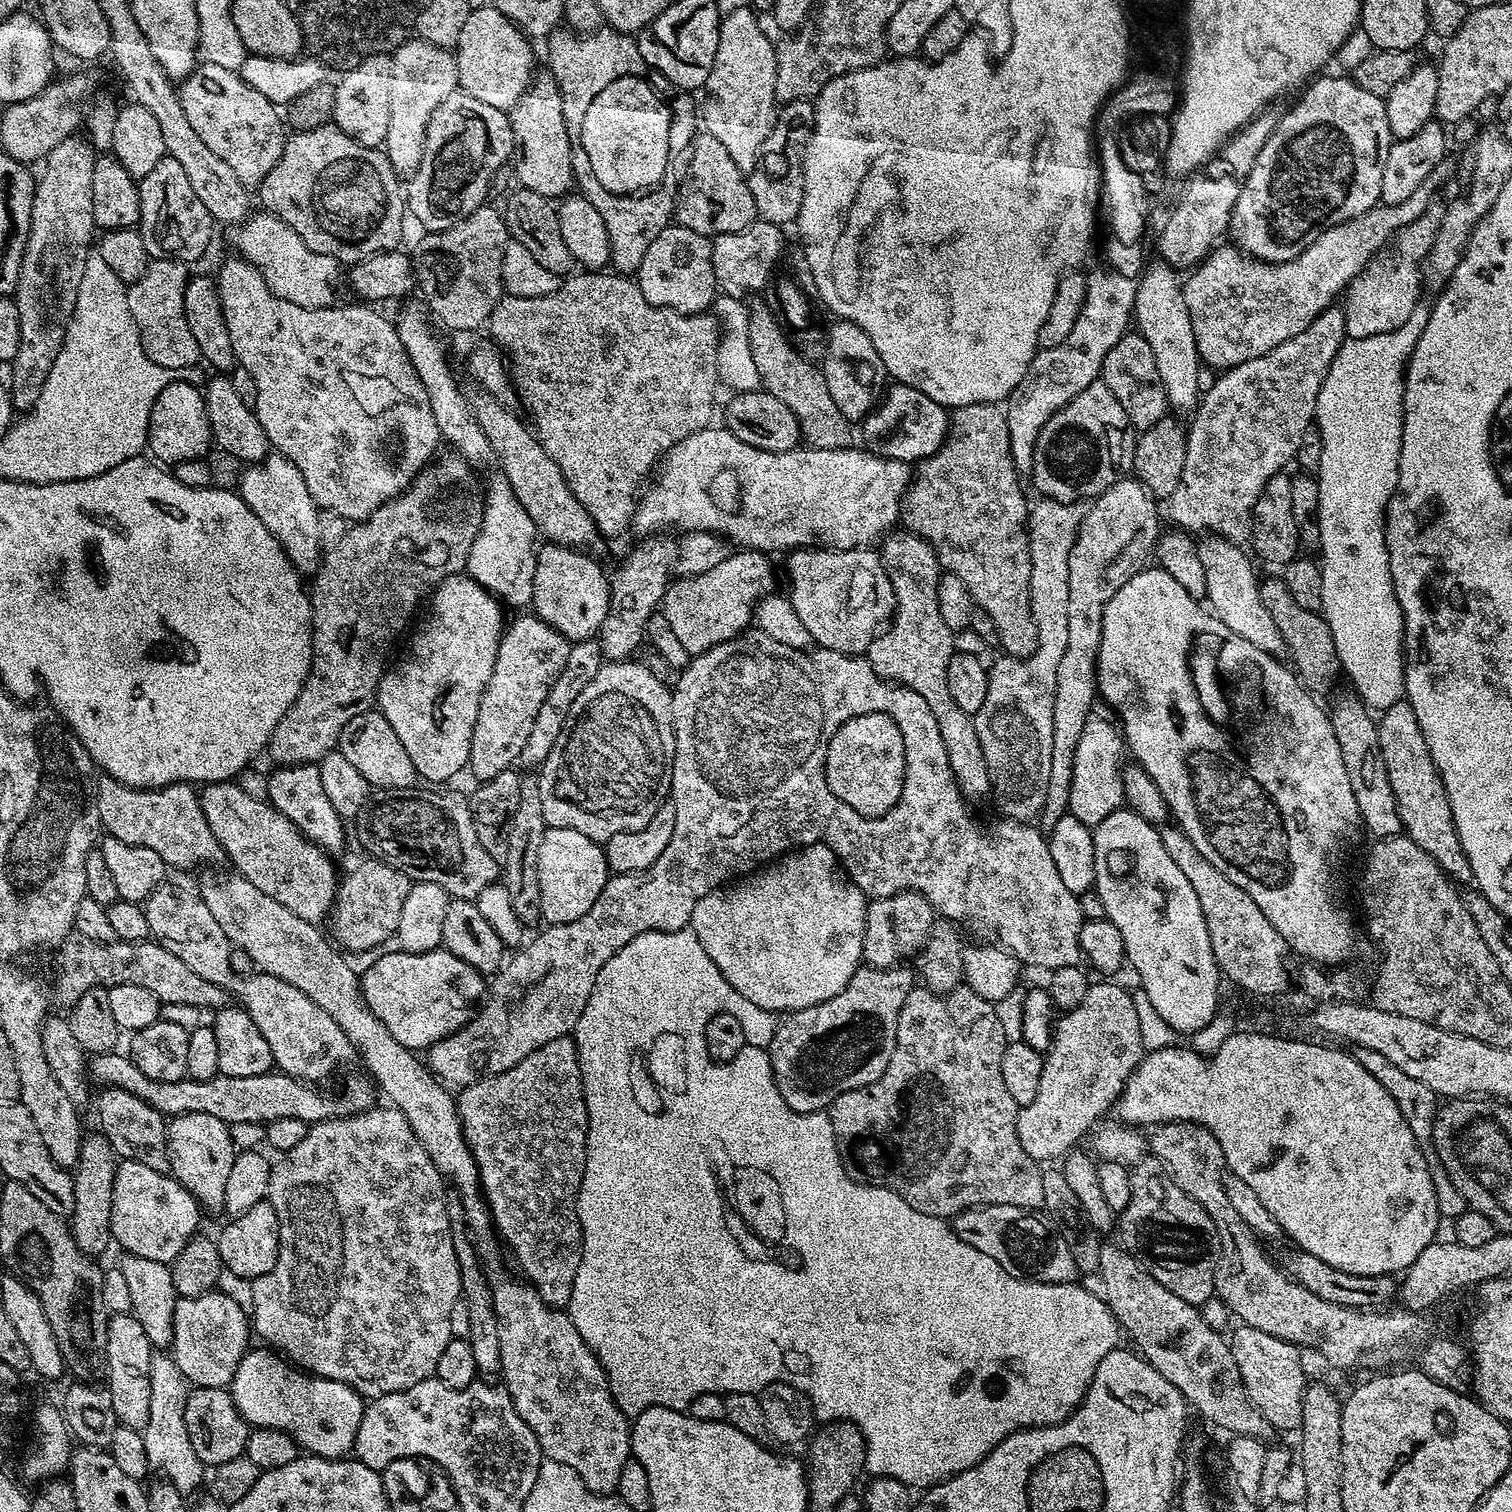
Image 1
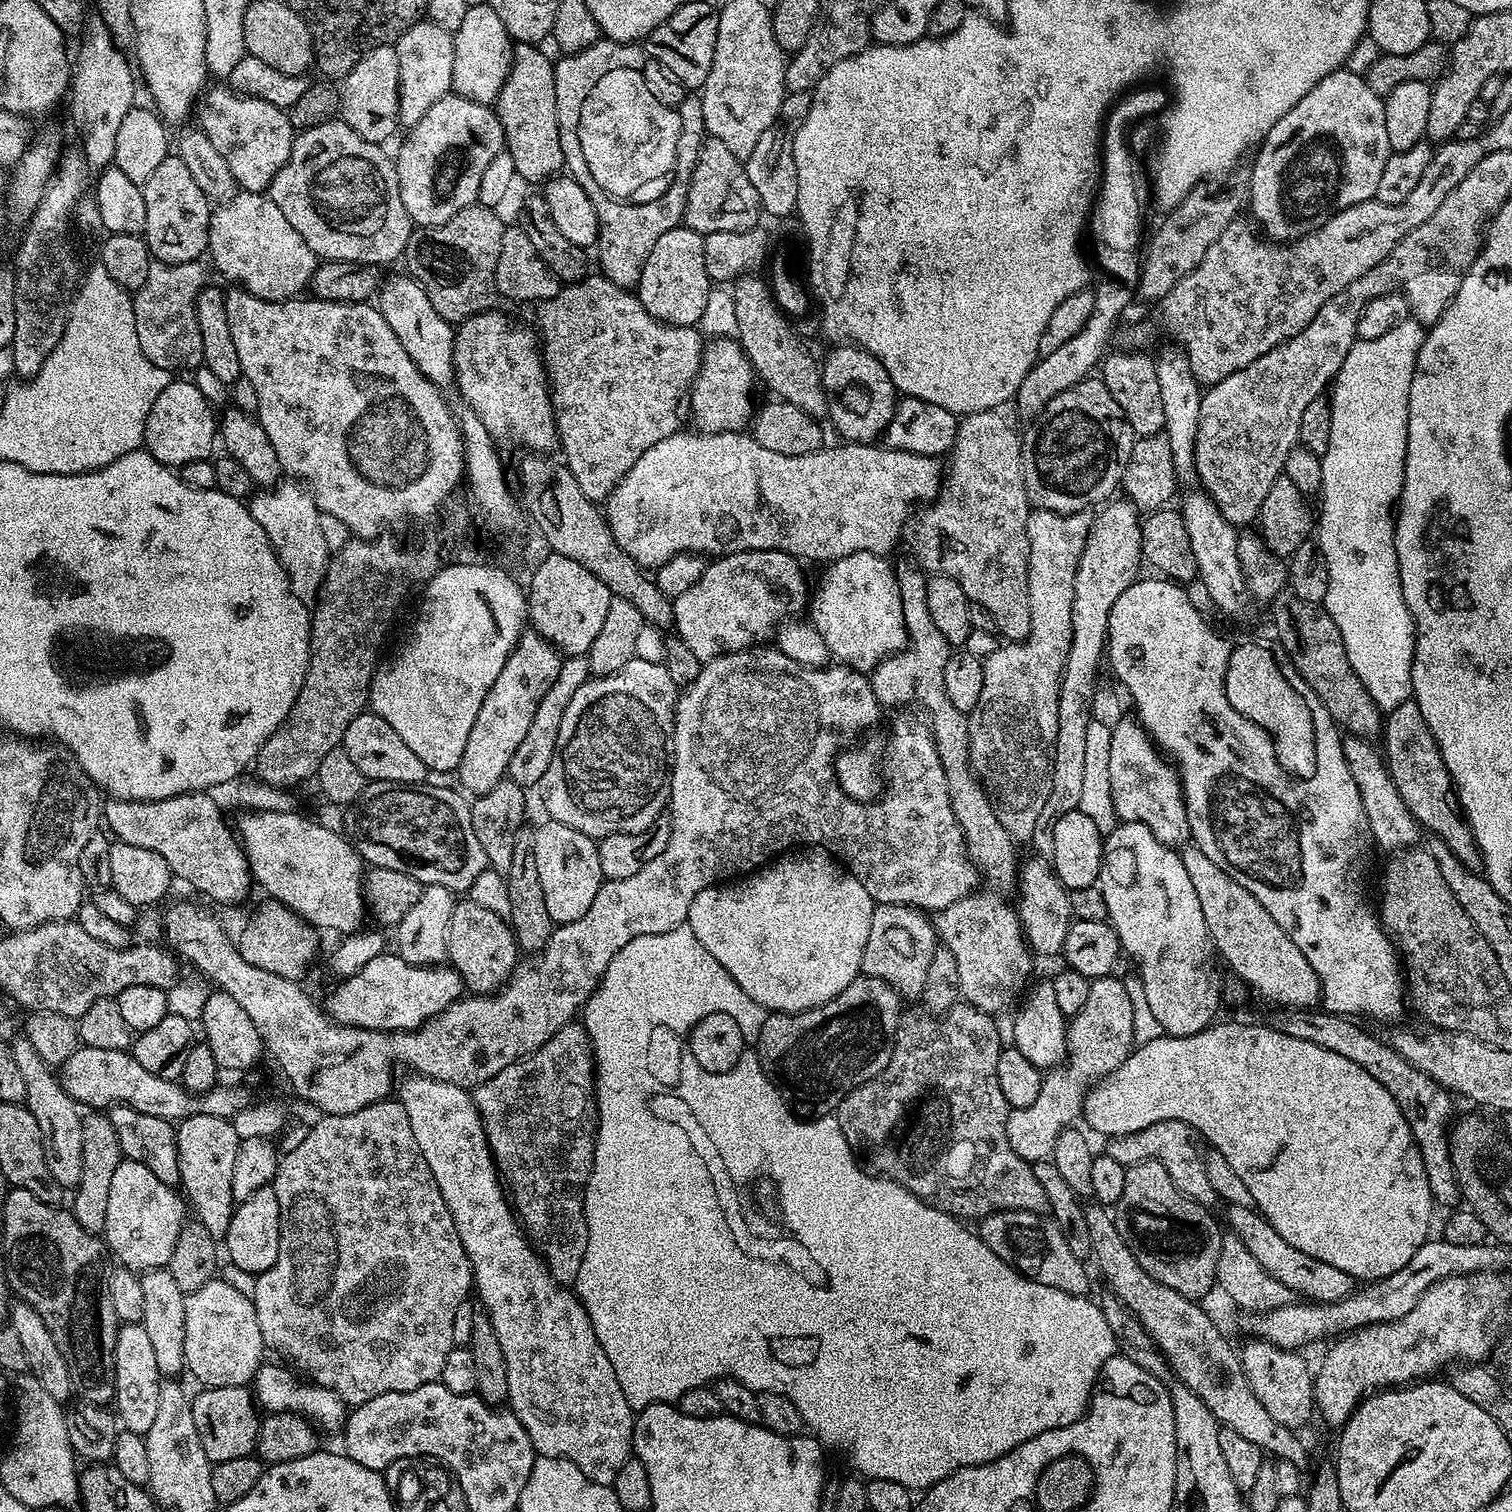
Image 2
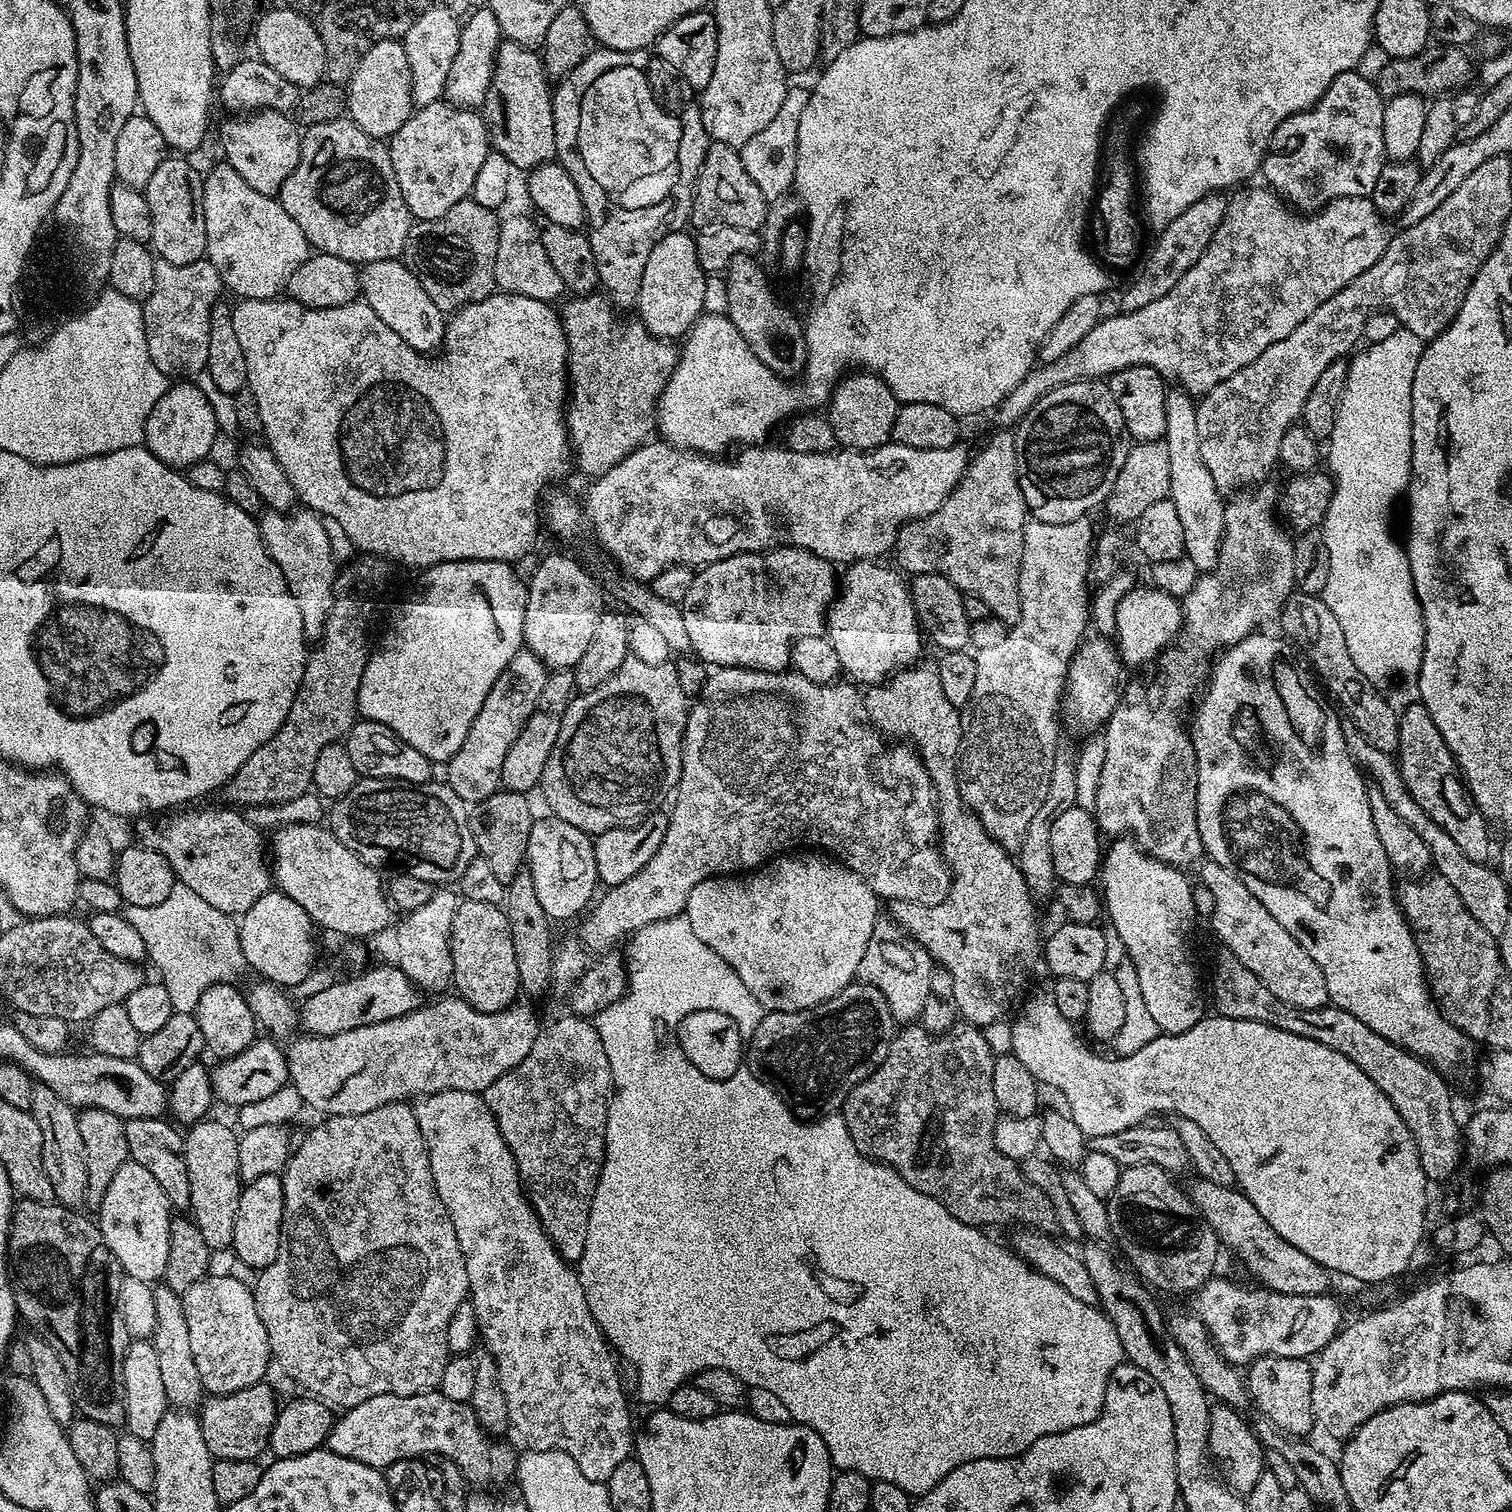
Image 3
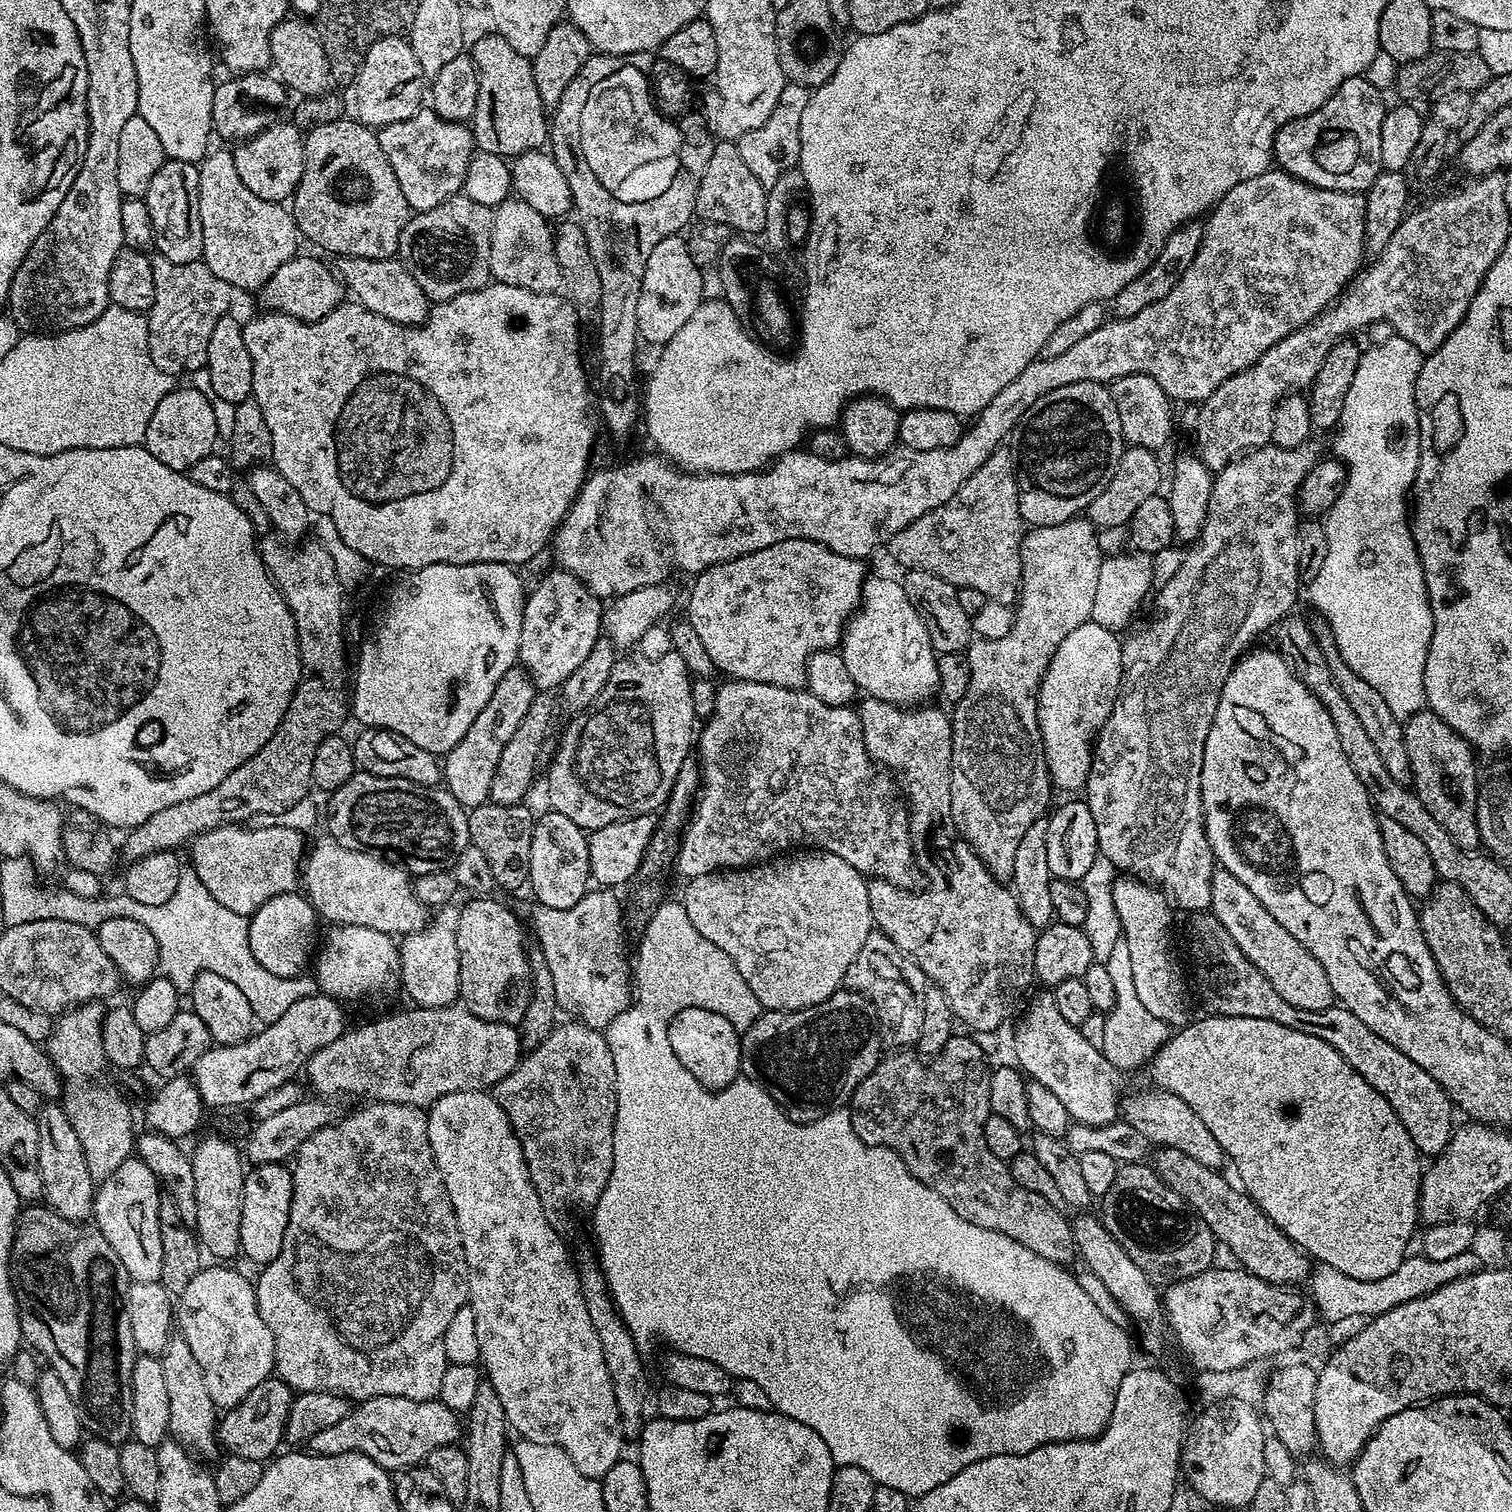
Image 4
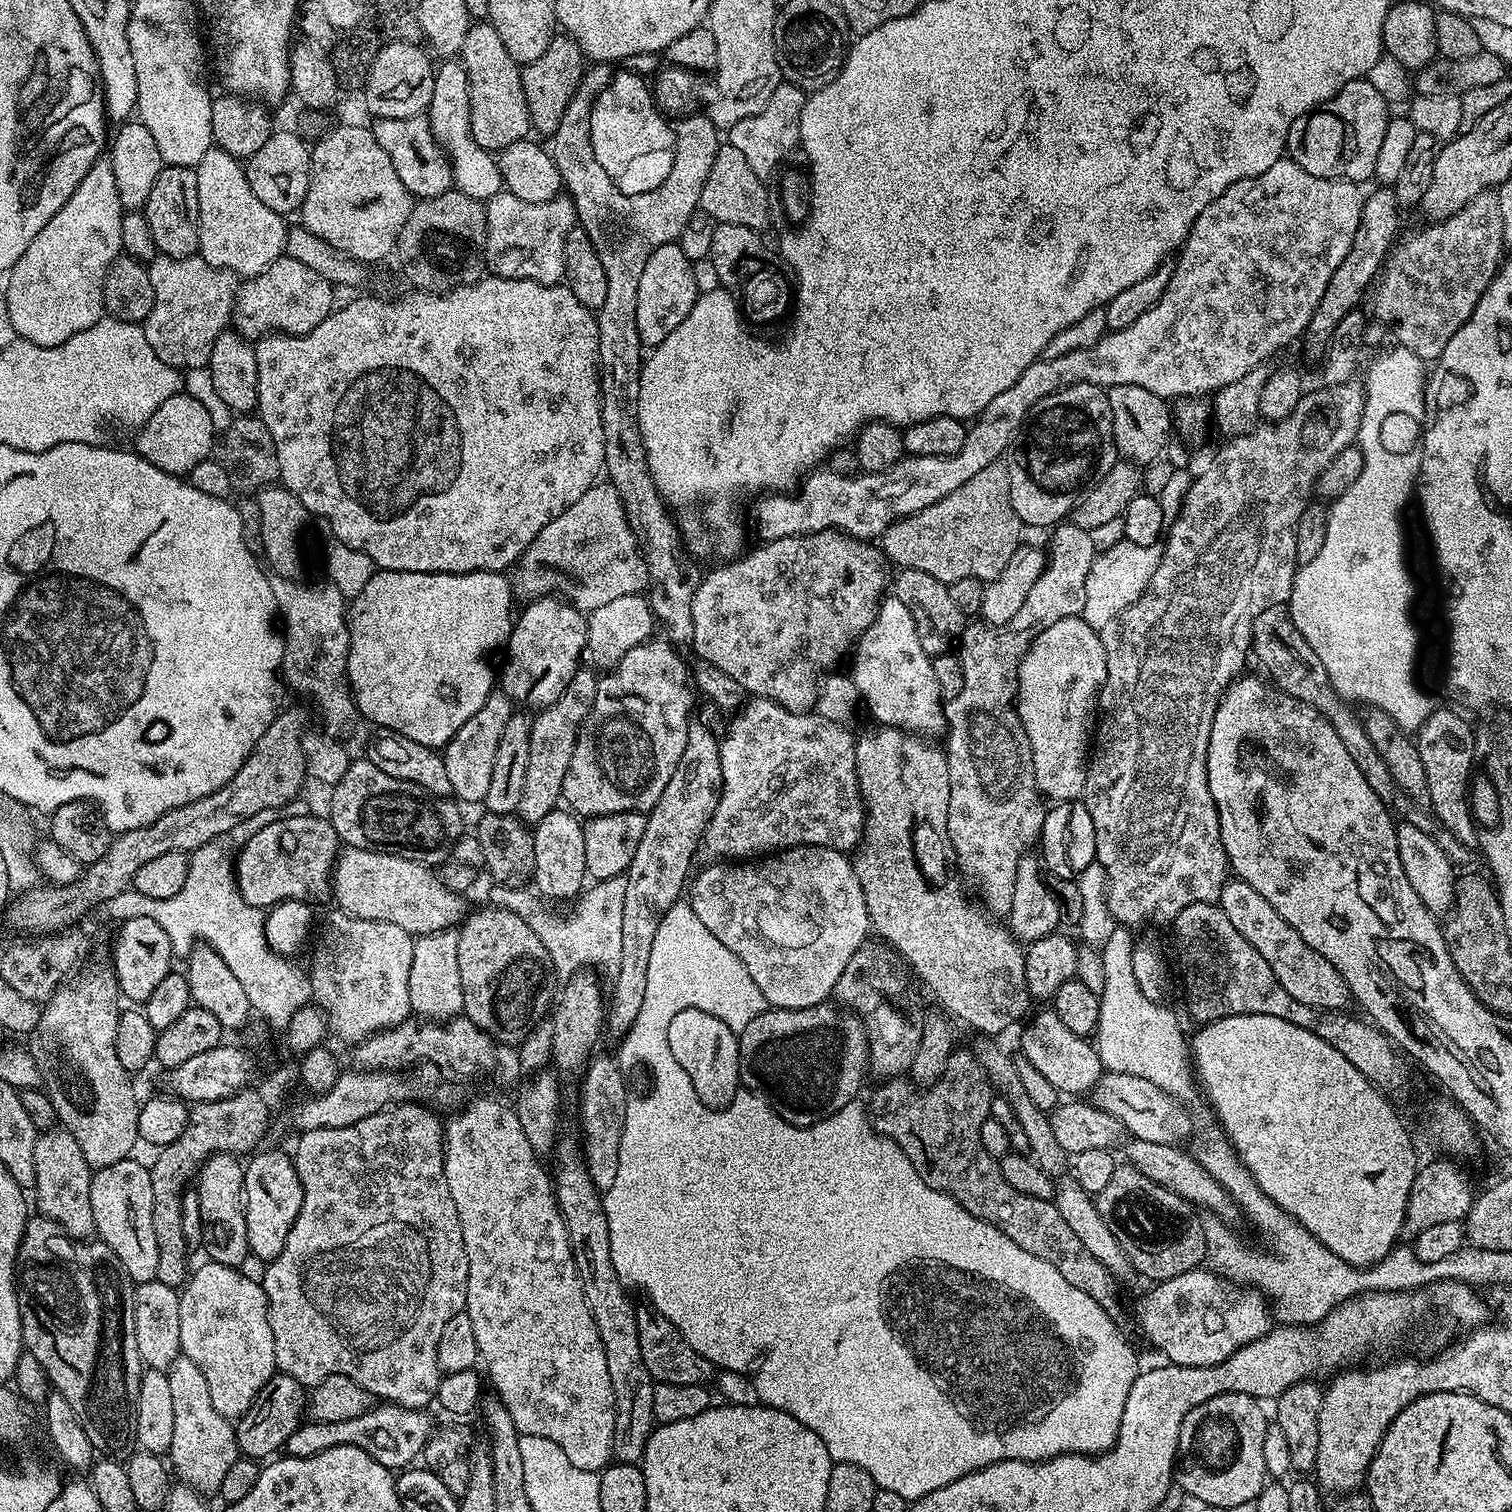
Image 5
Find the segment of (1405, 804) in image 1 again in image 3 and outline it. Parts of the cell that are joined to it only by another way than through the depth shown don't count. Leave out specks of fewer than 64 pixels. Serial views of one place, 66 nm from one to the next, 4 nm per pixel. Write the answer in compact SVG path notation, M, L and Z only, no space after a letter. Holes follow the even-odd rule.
M1422 703L1408 704L1399 713L1398 746L1394 759L1400 769L1402 782L1406 782L1406 790L1410 790L1410 798L1454 838L1458 850L1479 864L1488 864L1488 855L1492 852L1492 836L1488 833L1489 821L1476 807L1468 794L1467 787L1456 767L1456 759L1446 746L1446 738L1438 734L1438 726L1434 726L1434 718L1430 718L1430 710Z

